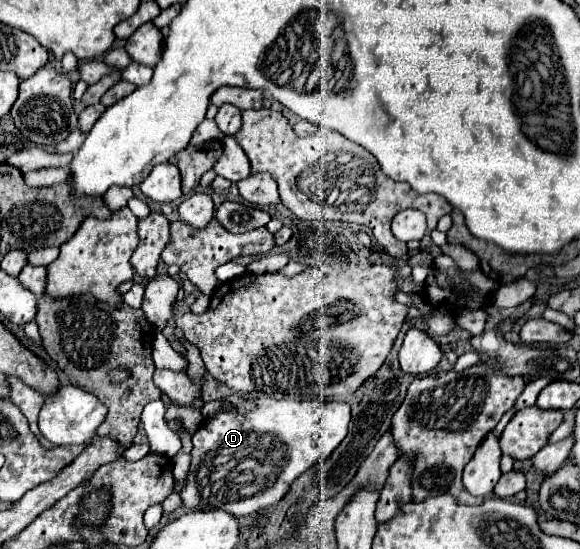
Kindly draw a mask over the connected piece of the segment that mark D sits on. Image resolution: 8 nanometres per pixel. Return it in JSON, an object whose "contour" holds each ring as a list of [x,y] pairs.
{"contour":[[[265,394],[257,399],[257,405],[257,411],[241,411],[241,407],[235,407],[231,413],[221,413],[197,429],[193,435],[193,461],[187,485],[181,491],[187,509],[223,509],[233,515],[249,515],[277,505],[299,475],[313,469],[321,459],[335,451],[345,439],[351,419],[351,409],[343,401],[300,400],[289,396],[278,400]]]}

